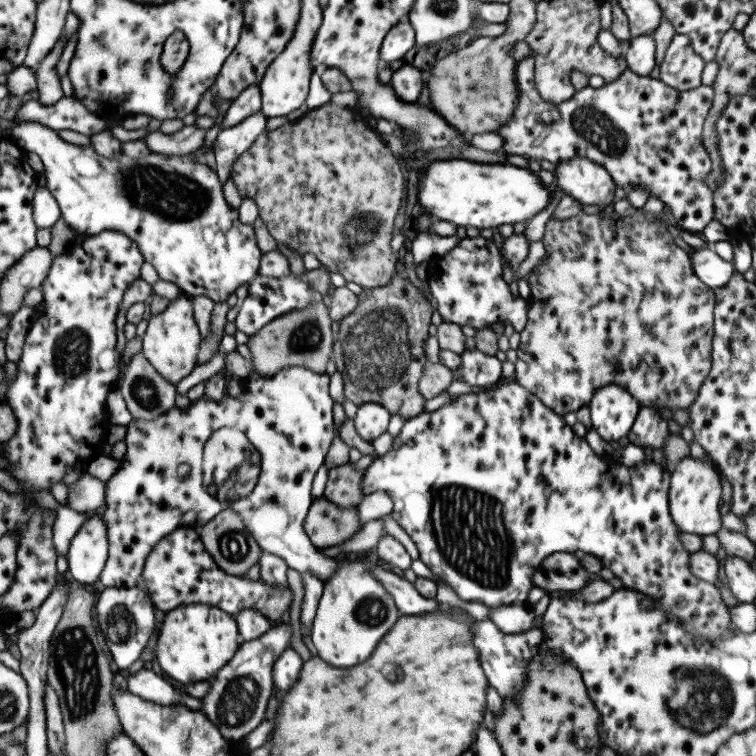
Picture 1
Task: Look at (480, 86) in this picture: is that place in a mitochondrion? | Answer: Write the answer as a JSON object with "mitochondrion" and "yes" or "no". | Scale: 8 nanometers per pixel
{"mitochondrion":"yes"}

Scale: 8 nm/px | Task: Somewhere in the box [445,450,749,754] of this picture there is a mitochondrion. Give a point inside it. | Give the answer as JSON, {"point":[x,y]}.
{"point":[700,700]}

